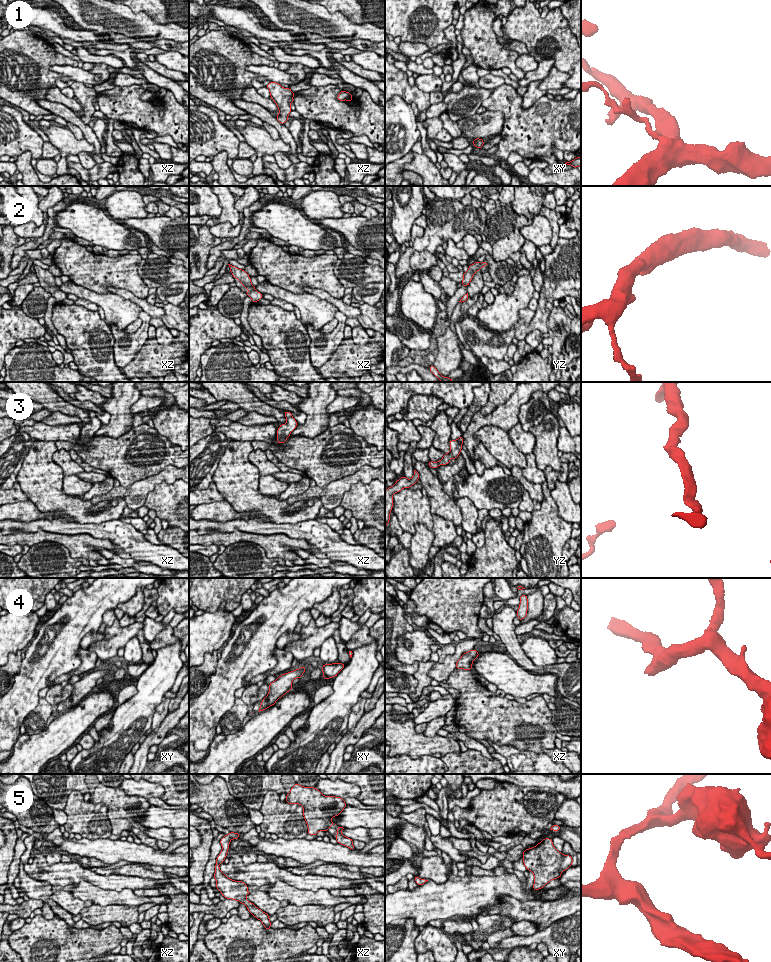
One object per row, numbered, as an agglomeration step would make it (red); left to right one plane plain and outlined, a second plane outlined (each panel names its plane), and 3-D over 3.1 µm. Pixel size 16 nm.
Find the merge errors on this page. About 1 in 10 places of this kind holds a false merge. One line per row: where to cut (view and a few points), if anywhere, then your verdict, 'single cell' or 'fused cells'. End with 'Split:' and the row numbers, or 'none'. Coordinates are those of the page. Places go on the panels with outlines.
1: cut none; single cell
2: cut none; single cell
3: cut none; single cell
4: cut none; single cell
5: cut none; single cell
Split: none

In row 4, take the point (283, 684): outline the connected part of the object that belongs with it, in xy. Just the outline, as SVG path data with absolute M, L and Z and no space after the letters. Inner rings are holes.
M301 666L297 670L282 674L277 677L275 681L268 684L270 689L267 696L261 701L262 703L259 707L259 712L274 705L279 698L293 689L292 681L295 678L301 678L305 671L305 667Z

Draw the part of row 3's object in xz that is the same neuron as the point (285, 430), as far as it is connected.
M284 411L287 420L286 424L281 424L277 429L277 442L282 444L290 437L291 432L297 427L297 421L293 418L292 413Z

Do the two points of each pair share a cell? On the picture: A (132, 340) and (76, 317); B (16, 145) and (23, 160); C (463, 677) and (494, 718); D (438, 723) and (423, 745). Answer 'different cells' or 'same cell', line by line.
A: different cells
B: different cells
C: same cell
D: different cells

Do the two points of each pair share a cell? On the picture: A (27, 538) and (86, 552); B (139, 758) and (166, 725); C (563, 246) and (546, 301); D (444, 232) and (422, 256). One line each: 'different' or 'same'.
A: same
B: same
C: same
D: different

